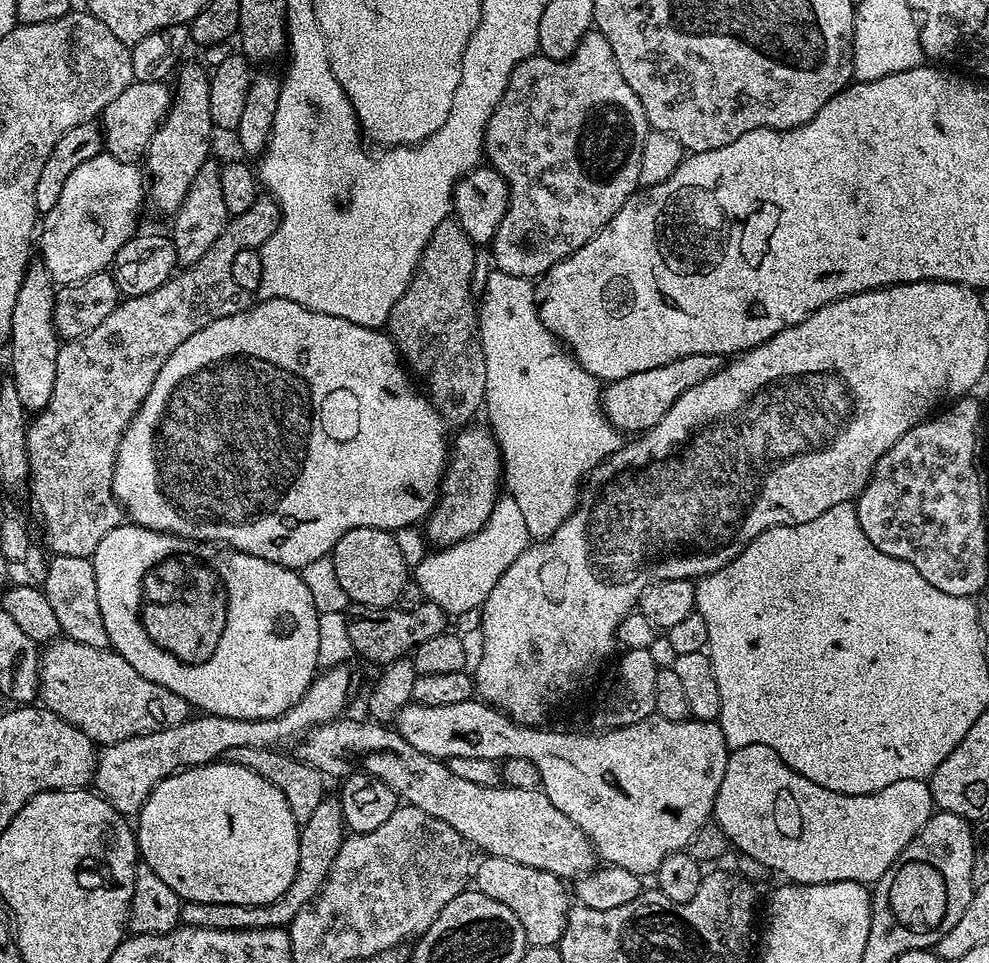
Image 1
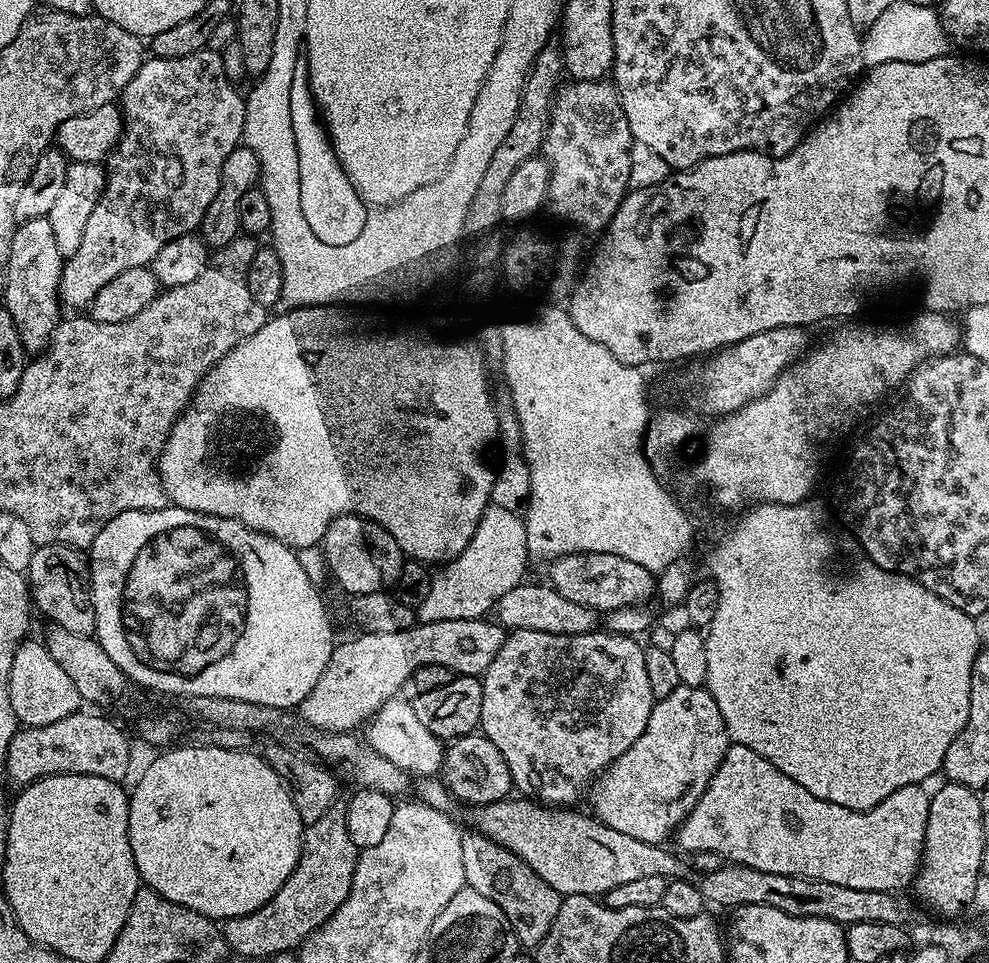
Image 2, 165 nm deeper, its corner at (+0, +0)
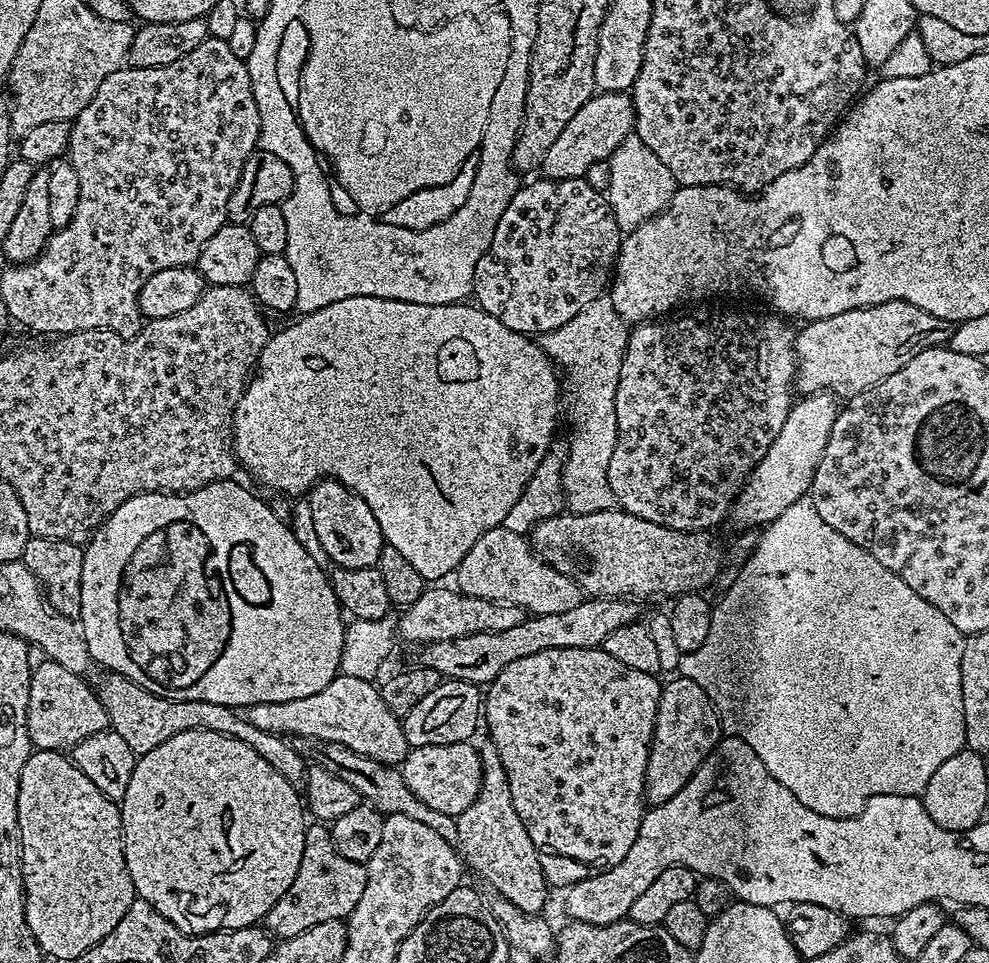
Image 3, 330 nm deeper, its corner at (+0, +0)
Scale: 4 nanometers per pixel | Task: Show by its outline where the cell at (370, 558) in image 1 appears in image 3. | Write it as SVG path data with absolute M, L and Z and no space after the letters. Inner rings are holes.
M322 479L306 493L306 507L314 517L314 531L318 533L318 542L326 550L329 561L335 567L362 570L374 568L385 548L384 535L374 518L374 510L366 506L354 490L350 490L340 480Z

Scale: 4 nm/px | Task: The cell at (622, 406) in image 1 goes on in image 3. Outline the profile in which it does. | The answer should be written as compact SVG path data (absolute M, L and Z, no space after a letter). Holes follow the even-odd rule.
M901 300L884 301L874 306L858 310L846 310L846 314L834 314L830 318L810 320L803 325L804 329L796 332L796 379L794 388L800 396L809 396L815 392L831 392L837 398L851 398L878 386L882 378L890 378L922 350L930 350L947 345L951 341L954 325L946 318L934 318L918 306Z

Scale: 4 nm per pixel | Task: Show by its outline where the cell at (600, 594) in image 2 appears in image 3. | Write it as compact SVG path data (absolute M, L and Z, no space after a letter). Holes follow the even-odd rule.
M504 527L486 530L486 534L470 546L470 554L466 554L456 568L455 580L455 587L466 596L513 604L532 616L566 614L566 610L574 610L582 599L580 587L575 582L541 560L523 535Z

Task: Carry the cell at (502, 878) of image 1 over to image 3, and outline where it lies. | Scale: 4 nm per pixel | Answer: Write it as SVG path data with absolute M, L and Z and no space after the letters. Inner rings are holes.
M491 742L479 745L482 762L482 786L478 790L478 798L466 806L461 816L456 817L456 833L458 834L458 851L463 863L468 864L493 888L495 895L512 902L518 910L525 913L543 913L544 903L548 900L548 880L544 877L544 864L540 861L541 849L530 838L522 818L518 818L518 810L514 810L514 798L510 798L510 782L506 778L506 770L502 766L502 758L498 758L498 750Z

